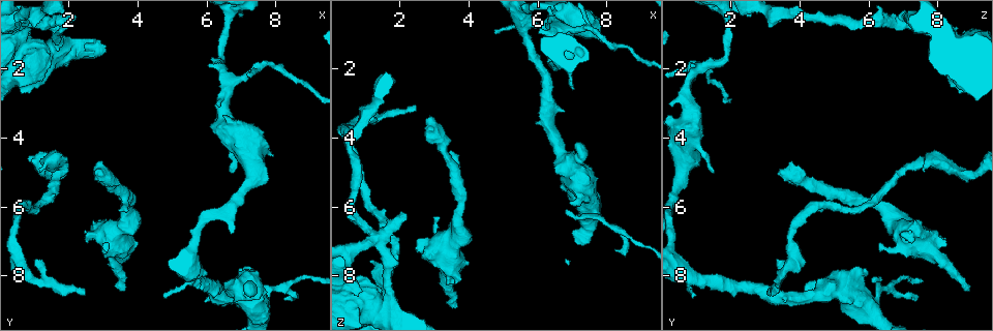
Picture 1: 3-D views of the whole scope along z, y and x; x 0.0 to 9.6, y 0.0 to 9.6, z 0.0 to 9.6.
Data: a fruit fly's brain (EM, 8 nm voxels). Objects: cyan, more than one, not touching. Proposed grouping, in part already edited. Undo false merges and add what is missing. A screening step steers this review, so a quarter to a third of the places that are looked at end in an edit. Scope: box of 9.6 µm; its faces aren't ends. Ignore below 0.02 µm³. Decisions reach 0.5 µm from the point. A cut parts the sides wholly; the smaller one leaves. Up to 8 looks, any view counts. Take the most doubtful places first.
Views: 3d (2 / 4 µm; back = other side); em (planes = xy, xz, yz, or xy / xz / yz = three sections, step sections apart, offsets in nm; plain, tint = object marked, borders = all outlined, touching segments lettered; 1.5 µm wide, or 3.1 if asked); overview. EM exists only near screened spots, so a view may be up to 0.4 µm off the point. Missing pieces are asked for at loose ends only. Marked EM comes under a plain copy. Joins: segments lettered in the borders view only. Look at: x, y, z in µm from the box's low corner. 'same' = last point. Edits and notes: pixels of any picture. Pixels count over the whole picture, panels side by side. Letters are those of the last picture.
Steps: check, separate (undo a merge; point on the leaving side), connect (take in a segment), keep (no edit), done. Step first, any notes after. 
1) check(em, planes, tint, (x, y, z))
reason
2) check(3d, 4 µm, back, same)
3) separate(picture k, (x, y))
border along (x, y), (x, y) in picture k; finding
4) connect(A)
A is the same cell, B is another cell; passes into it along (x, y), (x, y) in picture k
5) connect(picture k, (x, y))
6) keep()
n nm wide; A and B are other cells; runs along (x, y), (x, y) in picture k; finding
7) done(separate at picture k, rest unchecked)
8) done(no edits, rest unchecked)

check(em, xy, step 8, borders, (2.40, 8.60, 3.20))
branch stops here

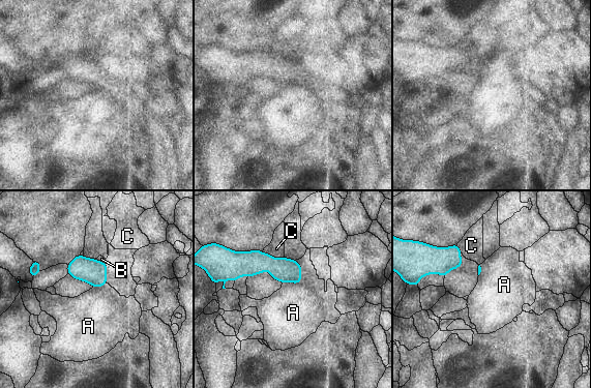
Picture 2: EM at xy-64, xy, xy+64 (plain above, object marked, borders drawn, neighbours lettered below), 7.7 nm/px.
check(em, xz, step 8, borders, same)
cut it another way

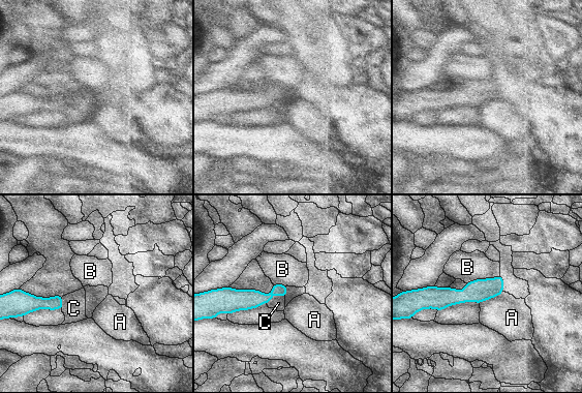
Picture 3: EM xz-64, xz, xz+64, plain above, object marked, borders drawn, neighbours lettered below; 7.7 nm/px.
keep()
B touches over 280 nm; A, B and C are other cells; no lettered segment goes on from it

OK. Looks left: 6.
check(em, planes, borders, (3.65, 8.45, 8.85))
free end

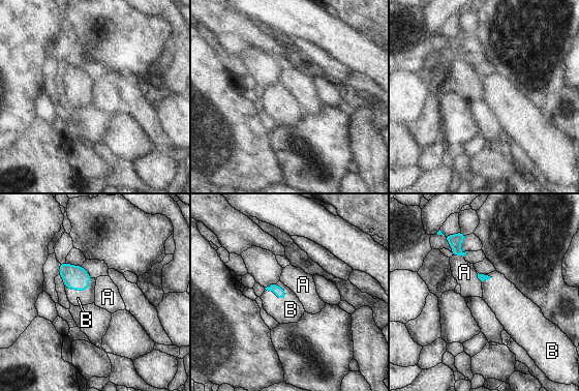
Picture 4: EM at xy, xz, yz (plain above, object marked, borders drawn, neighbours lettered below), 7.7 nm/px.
connect(B)
B is the same cell, A is another cell; passes into it along (280, 293), (276, 296), (291, 309) in picture 4; it goes on there

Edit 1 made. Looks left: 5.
check(overview)
see it whole again

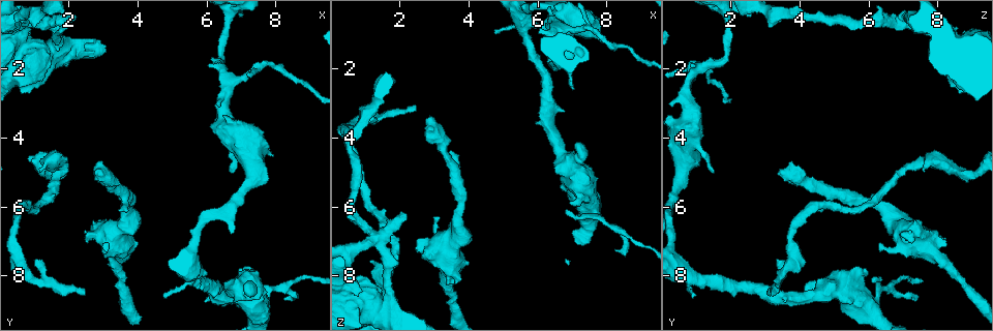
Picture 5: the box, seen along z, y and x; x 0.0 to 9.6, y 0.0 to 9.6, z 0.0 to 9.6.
check(em, xy, step 4, tint, (1.20, 0.60, 6.80))

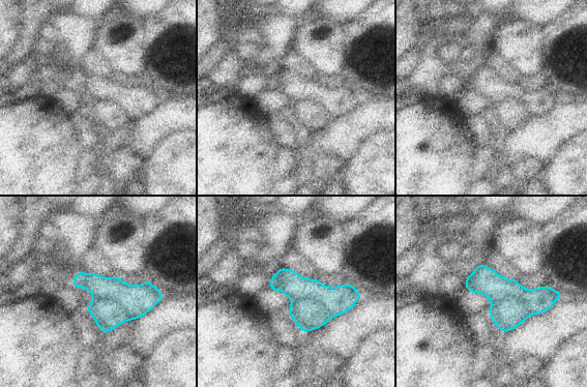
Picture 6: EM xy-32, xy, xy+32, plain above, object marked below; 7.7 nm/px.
check(em, xy, step 4, borders, same)

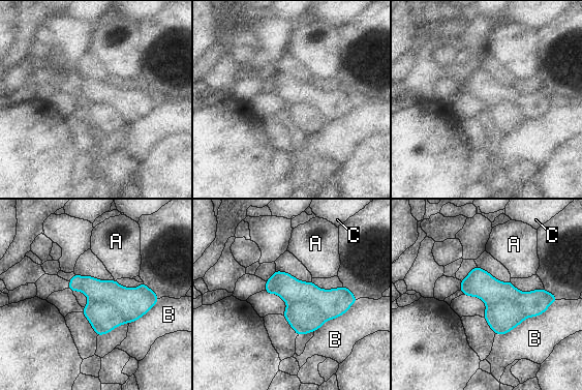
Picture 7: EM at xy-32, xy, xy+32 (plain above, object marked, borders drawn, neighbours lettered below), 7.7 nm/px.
separate(picture 7, (481, 283))
180 nm wide; A, B and C are other cells; a second cell is stuck on

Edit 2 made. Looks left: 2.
done(connect at picture 4, separate at picture 7, rest unchecked)

